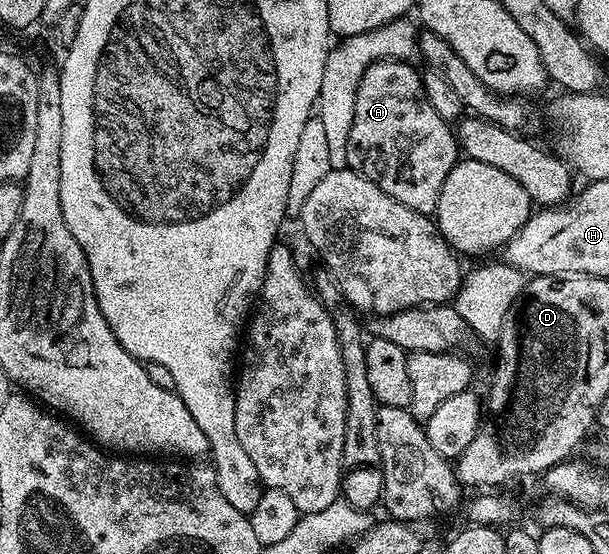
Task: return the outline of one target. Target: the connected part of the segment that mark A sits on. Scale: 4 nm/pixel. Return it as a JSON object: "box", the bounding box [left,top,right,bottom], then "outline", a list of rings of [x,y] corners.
{"box":[347,59,460,216],"outline":[[[382,59],[368,65],[355,95],[355,117],[348,136],[347,165],[371,179],[388,197],[396,197],[421,215],[433,216],[440,189],[460,159],[456,131],[432,109],[420,71],[409,62]]]}

